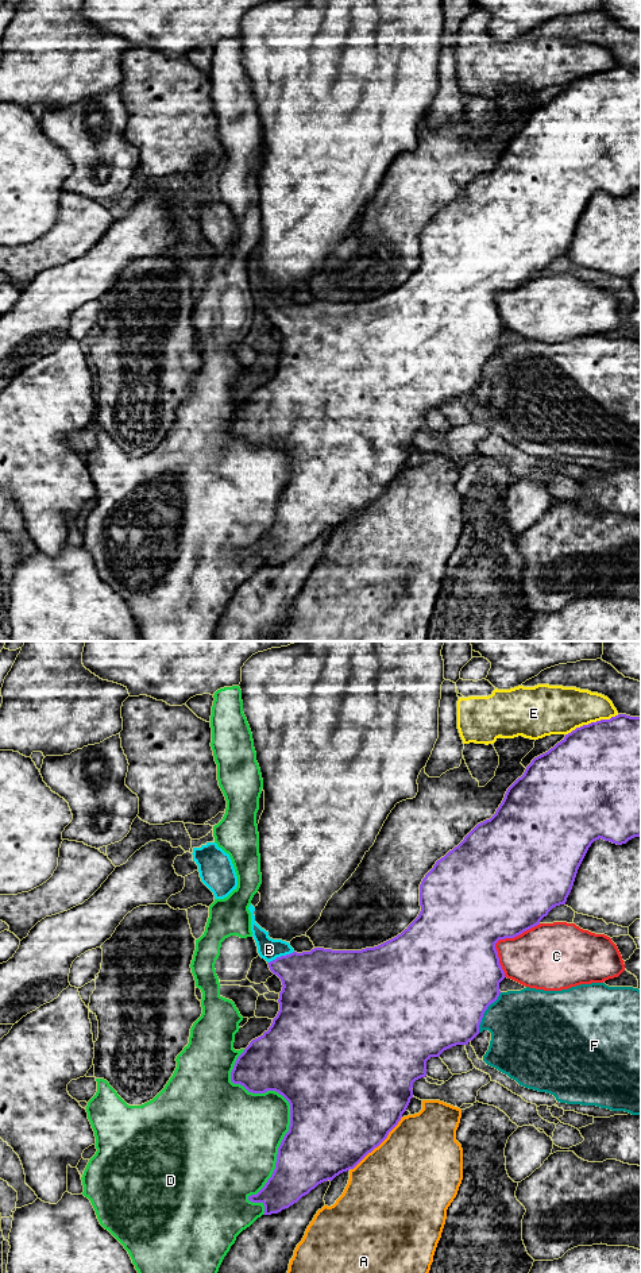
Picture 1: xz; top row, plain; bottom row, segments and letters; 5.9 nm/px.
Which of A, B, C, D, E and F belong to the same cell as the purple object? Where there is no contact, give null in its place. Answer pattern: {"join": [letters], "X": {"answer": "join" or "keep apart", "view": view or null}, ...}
{"join": ["B"], "A": {"answer": "keep apart", "view": "xz"}, "B": {"answer": "join", "view": "xz"}, "C": {"answer": "keep apart", "view": "xz"}, "D": {"answer": "keep apart", "view": "xz"}, "E": {"answer": "keep apart", "view": "xz"}, "F": {"answer": "keep apart", "view": "xz"}}

